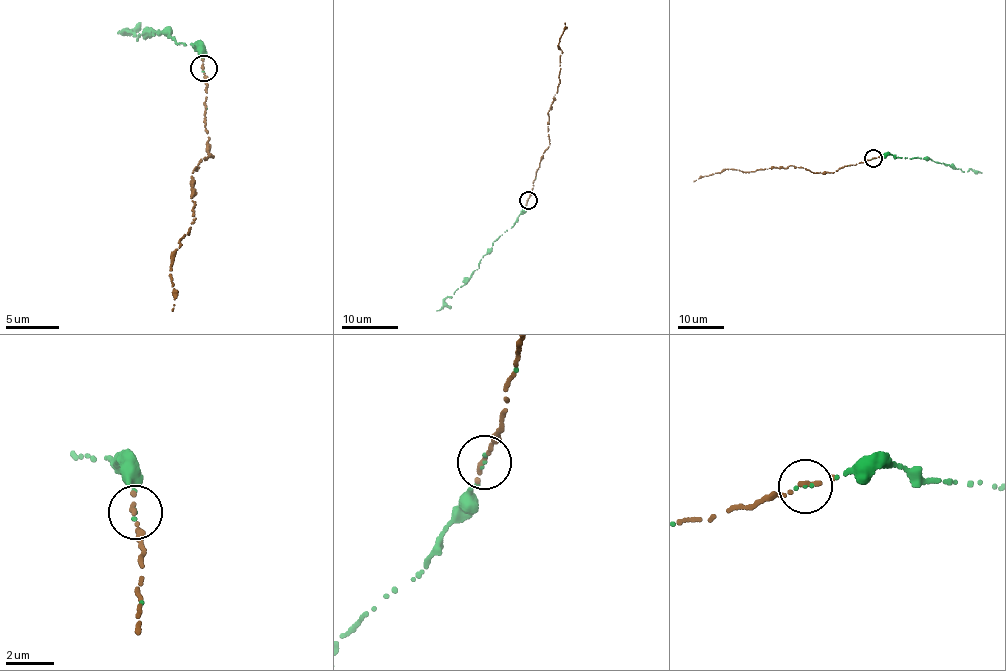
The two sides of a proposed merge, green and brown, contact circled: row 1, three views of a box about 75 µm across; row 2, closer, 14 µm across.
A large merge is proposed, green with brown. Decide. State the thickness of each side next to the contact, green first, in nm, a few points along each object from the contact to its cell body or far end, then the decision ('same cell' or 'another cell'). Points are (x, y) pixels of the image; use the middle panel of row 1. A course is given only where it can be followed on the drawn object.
100/220 nm | green via (528, 200), (514, 224), (480, 258), (472, 277), (446, 297), (444, 304), (436, 311) | brown via (528, 199), (544, 150), (549, 146), (548, 112), (560, 83), (561, 51), (558, 46), (564, 23) | same cell

